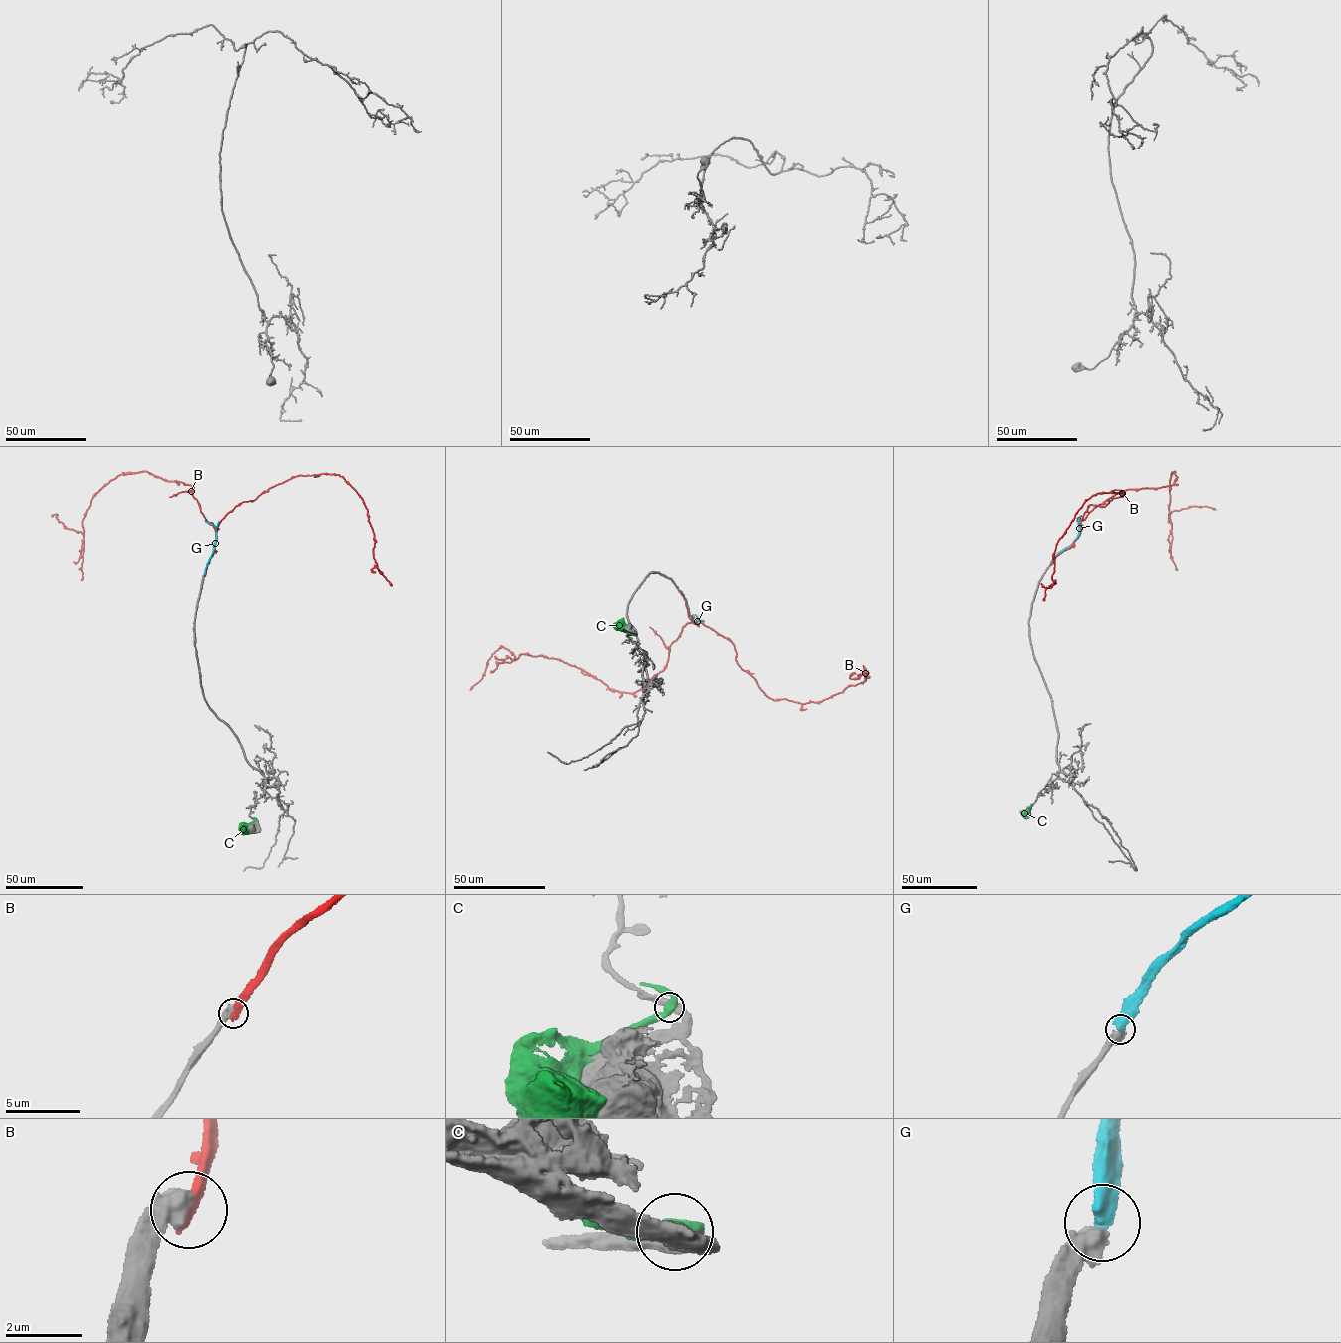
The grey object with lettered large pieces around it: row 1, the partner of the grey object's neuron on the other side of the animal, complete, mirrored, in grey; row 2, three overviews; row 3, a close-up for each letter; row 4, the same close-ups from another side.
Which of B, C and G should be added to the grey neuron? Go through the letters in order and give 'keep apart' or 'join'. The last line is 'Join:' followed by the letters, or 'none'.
B: keep apart
C: keep apart
G: keep apart
Join: none

